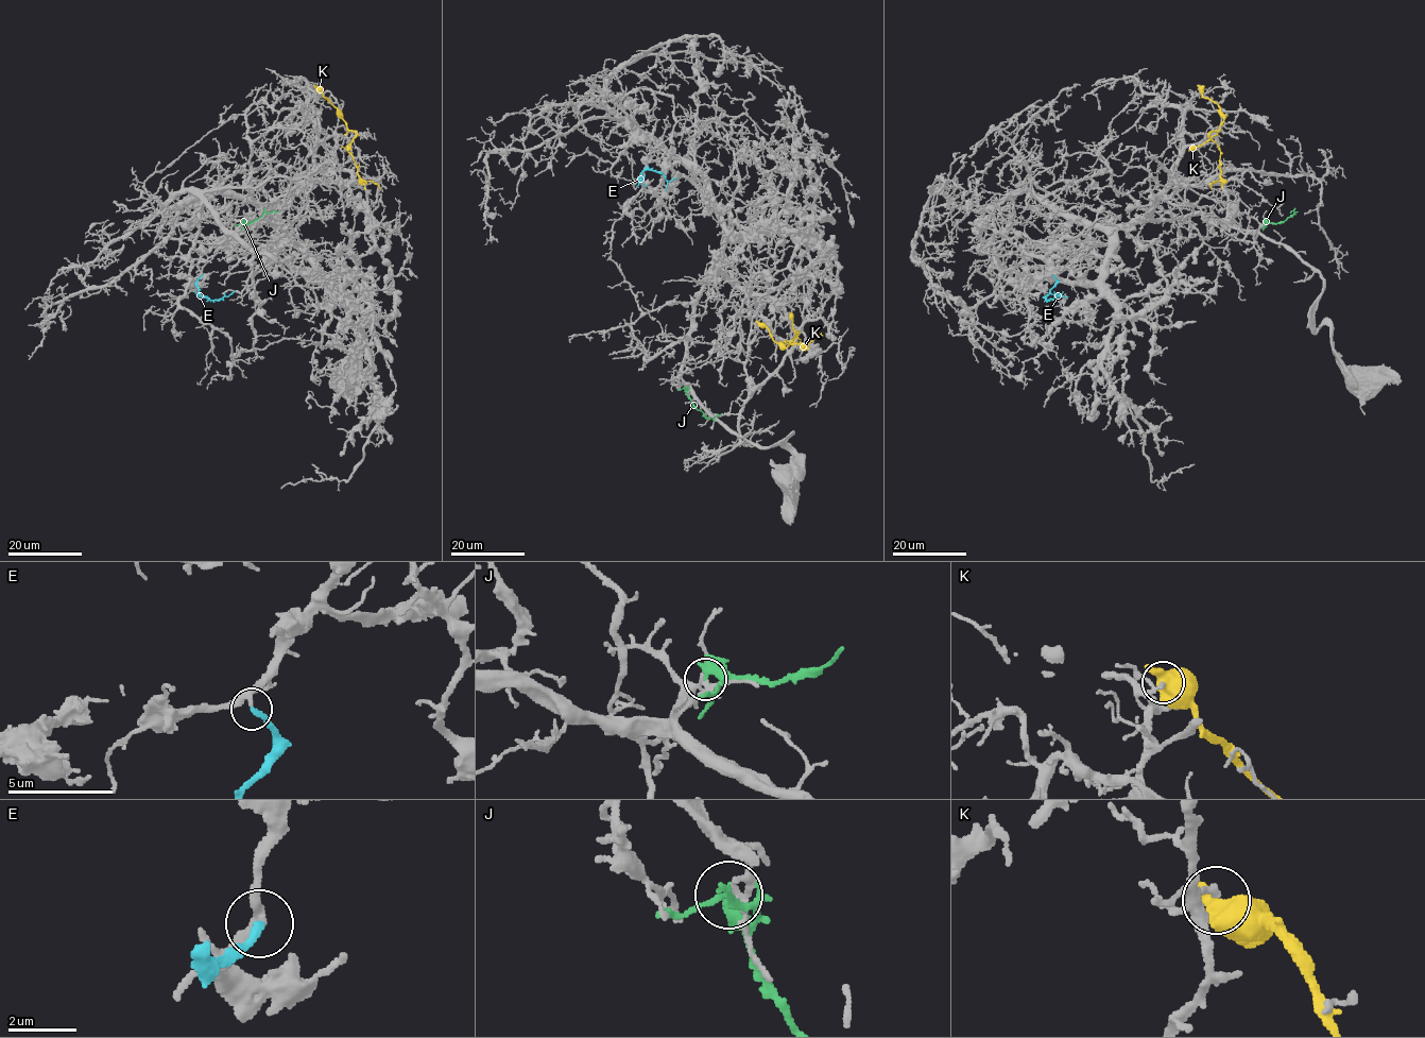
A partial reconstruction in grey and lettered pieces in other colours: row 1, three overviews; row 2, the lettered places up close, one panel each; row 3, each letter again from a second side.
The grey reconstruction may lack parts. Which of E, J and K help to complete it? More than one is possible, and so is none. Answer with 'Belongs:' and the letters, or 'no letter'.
Belongs: E

